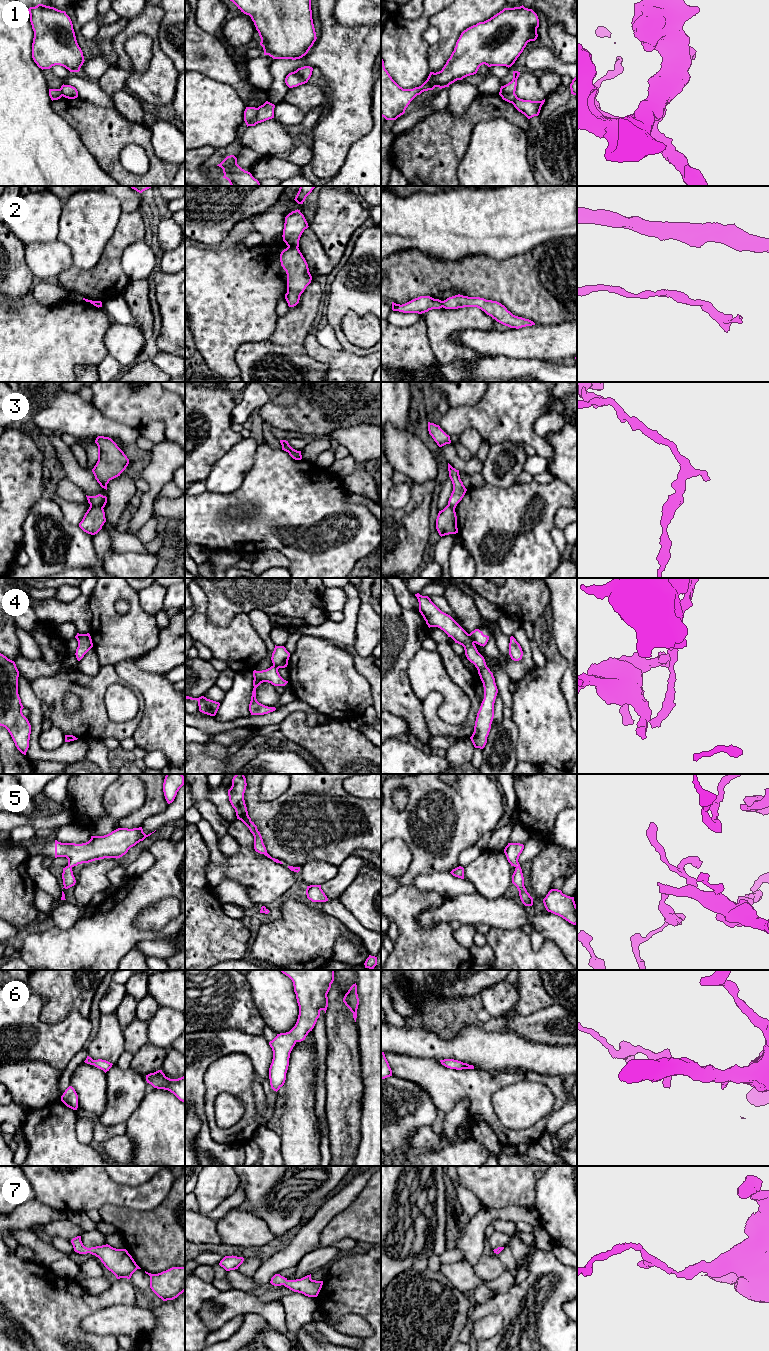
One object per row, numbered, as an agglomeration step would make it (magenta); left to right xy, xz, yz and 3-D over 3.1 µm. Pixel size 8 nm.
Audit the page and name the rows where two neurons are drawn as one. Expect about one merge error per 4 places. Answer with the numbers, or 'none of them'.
1, 2, 3, 4

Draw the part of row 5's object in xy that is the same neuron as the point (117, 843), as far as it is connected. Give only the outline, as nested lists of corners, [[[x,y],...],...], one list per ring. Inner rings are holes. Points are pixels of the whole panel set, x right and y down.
[[[142,827],[133,828],[133,829],[118,828],[104,836],[91,836],[91,839],[88,842],[82,843],[82,844],[61,843],[61,842],[58,842],[57,840],[55,840],[55,858],[66,857],[68,859],[68,865],[65,868],[63,868],[63,873],[62,873],[62,879],[63,879],[63,885],[64,885],[63,888],[68,889],[75,885],[76,880],[75,880],[75,877],[74,877],[73,871],[72,871],[72,868],[74,866],[77,866],[78,864],[82,864],[82,863],[89,863],[89,862],[104,859],[104,858],[116,858],[116,859],[120,858],[123,855],[125,855],[131,847],[135,846],[140,841],[143,841],[146,837],[150,836],[152,833],[146,835],[143,832]],[[152,832],[152,833],[154,833],[154,832]]]

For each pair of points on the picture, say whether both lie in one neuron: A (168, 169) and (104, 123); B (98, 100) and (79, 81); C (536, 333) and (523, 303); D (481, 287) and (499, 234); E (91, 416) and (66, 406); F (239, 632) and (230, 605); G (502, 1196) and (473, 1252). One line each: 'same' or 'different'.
A: same
B: same
C: different
D: different
E: same
F: different
G: different

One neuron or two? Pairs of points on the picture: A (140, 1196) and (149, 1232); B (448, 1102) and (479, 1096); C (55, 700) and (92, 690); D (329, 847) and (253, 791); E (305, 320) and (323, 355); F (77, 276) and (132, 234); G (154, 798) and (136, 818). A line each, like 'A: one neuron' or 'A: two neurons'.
A: two neurons
B: one neuron
C: one neuron
D: one neuron
E: two neurons
F: one neuron
G: one neuron

